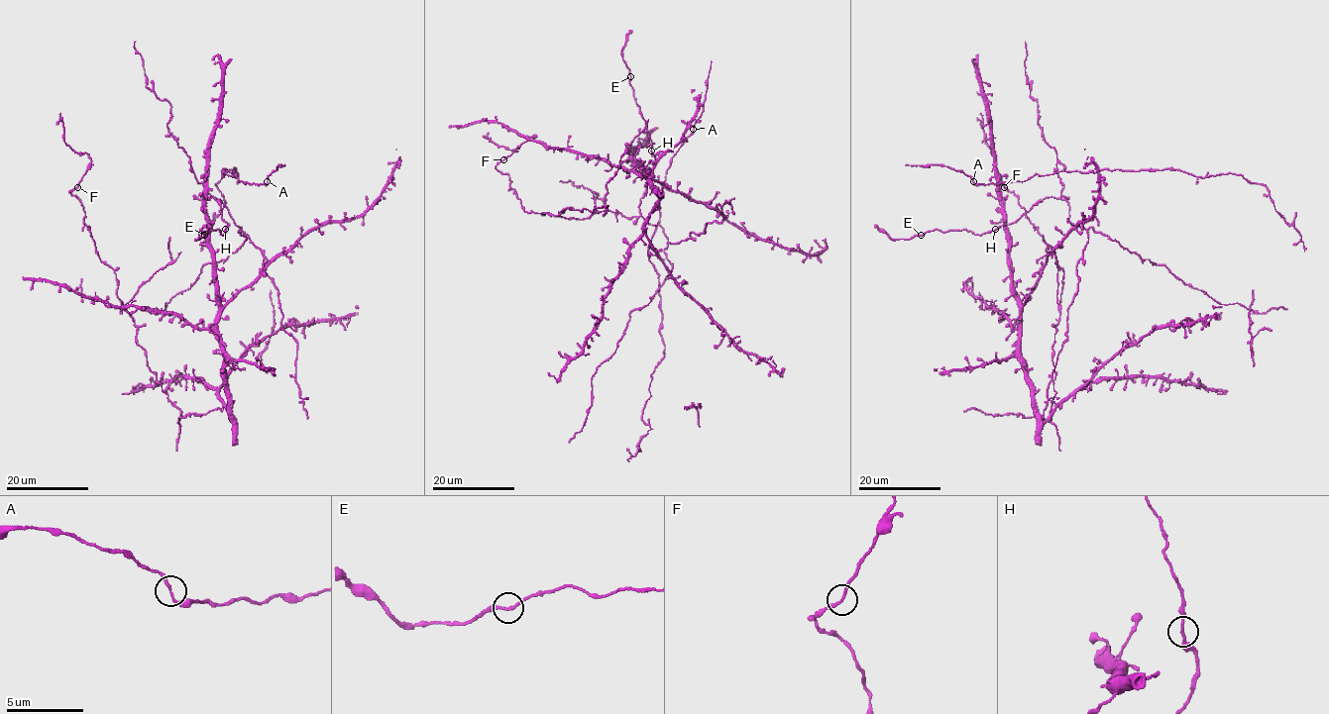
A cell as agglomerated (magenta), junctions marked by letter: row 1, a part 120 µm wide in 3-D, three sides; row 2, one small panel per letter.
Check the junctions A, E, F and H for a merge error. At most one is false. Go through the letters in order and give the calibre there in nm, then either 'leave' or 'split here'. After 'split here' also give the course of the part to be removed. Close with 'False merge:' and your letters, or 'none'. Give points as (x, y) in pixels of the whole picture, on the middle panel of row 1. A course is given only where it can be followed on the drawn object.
A: calibre 160 nm; leave
E: calibre 160 nm; leave
F: calibre 160 nm; leave
H: calibre 170 nm; leave
False merge: none

